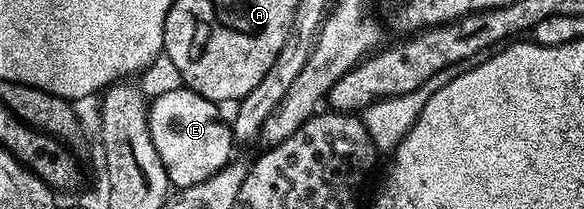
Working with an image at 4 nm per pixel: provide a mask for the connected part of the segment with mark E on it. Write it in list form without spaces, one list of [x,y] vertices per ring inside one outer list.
[[[180,88],[159,94],[147,105],[151,143],[155,143],[155,151],[159,151],[170,186],[177,191],[214,177],[229,164],[235,147],[230,122],[221,118],[218,102],[199,95],[194,89]]]

